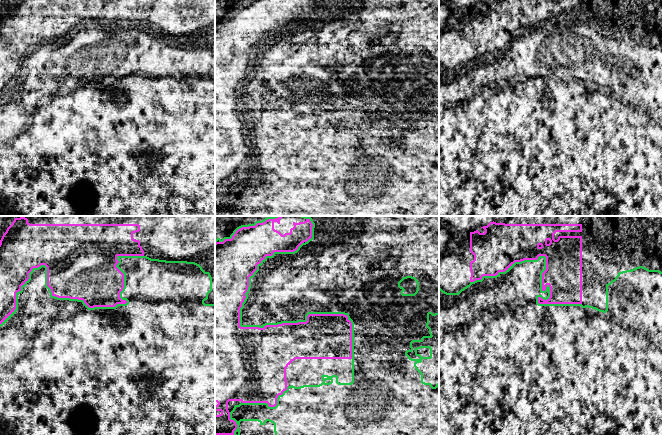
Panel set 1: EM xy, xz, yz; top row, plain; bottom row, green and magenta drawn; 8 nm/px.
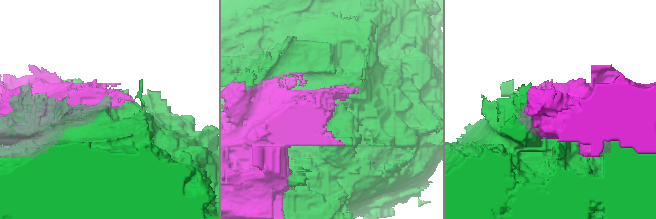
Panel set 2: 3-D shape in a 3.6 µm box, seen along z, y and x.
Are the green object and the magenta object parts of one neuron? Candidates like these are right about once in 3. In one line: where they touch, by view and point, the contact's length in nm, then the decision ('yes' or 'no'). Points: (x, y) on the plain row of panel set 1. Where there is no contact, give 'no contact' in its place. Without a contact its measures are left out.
meets green in xz at (281, 99); contact 1100 nm long; no

